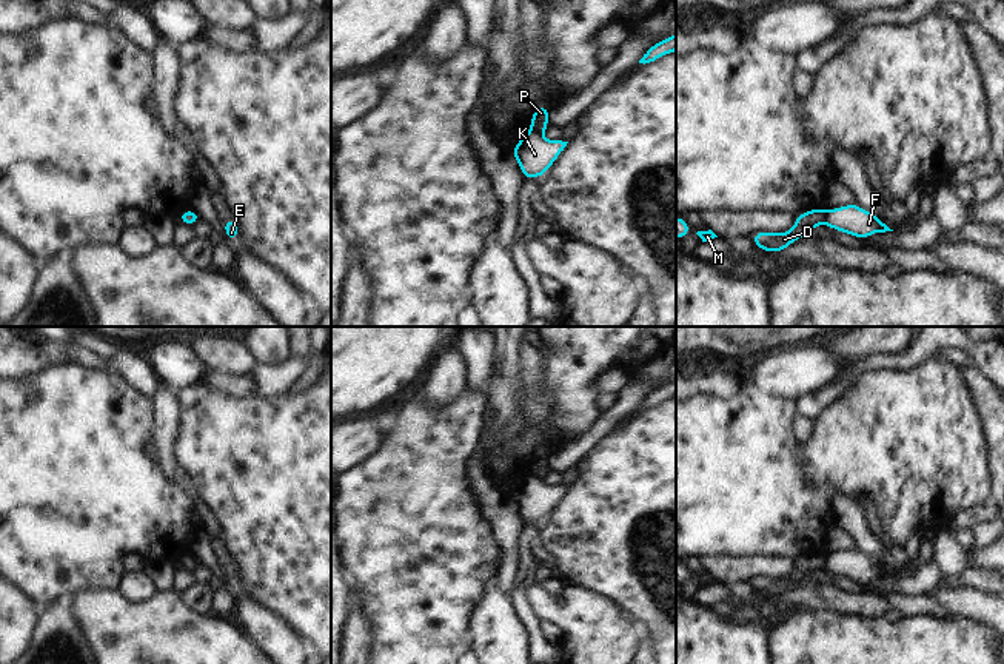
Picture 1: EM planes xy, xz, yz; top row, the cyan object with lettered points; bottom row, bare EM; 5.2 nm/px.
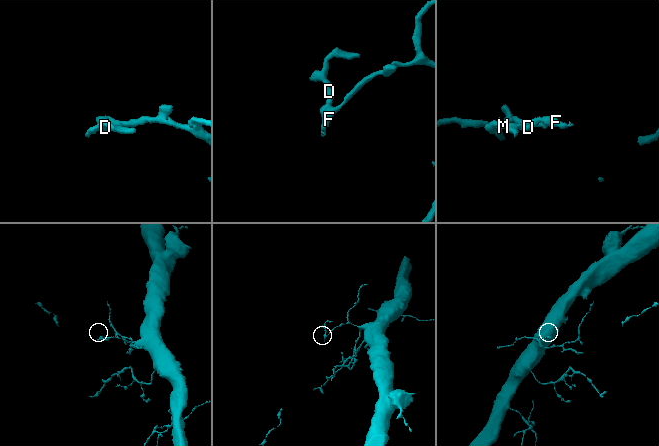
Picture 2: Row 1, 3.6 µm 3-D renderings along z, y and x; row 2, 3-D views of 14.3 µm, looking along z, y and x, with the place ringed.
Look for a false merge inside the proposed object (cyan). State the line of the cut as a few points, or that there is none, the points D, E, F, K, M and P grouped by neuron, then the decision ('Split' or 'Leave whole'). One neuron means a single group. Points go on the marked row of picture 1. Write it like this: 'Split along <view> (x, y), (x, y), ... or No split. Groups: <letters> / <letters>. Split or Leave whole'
Split along yz (827, 211), (824, 224). Groups: D M P / E F K. Split

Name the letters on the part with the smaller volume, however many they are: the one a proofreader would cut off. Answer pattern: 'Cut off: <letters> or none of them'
Cut off: D, M, P

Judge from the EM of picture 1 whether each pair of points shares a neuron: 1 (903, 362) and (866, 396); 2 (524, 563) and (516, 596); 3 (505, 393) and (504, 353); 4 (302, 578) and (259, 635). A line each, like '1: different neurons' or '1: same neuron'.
1: different neurons
2: different neurons
3: same neuron
4: different neurons

